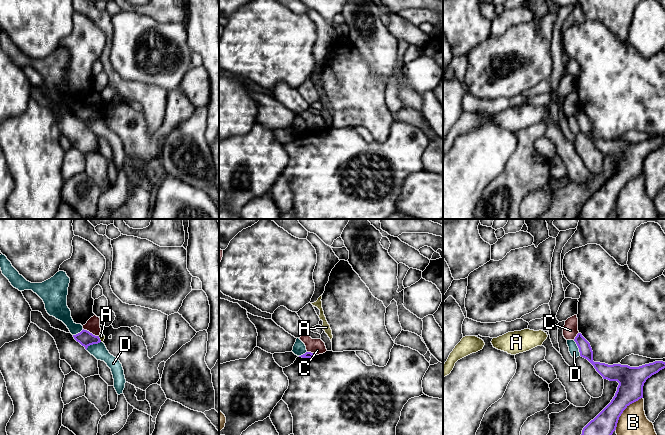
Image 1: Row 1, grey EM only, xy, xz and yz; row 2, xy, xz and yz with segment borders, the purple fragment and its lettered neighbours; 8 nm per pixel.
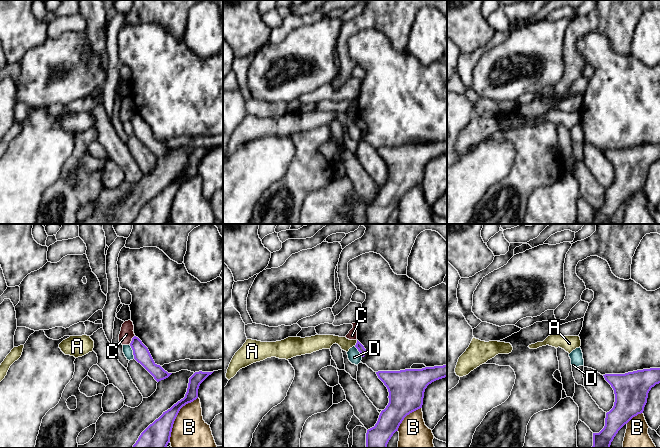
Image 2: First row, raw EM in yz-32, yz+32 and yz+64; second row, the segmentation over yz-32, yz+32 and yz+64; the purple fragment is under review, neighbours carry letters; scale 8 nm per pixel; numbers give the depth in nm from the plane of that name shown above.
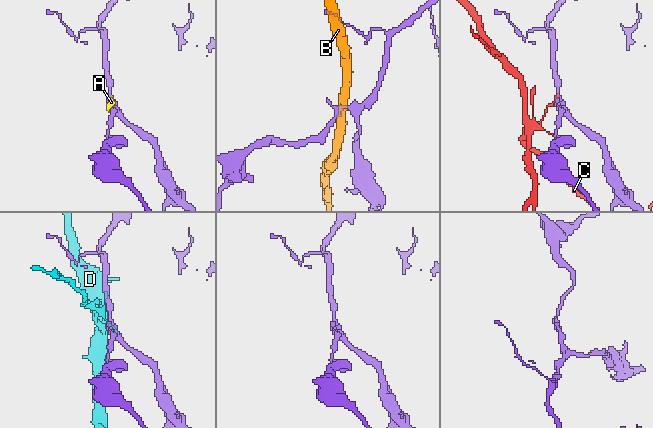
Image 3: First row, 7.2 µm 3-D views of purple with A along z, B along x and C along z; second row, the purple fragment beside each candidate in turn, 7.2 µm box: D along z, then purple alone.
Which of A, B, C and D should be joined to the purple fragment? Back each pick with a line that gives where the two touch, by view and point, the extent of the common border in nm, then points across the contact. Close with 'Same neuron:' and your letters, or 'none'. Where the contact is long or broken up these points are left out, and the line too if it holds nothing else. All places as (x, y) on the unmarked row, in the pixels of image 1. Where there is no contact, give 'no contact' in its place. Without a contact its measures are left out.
Same neuron: none

